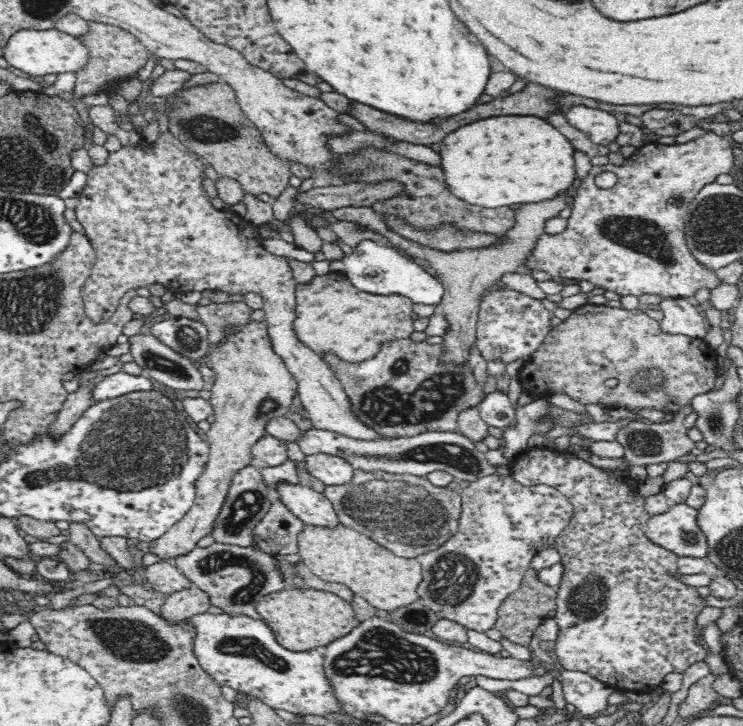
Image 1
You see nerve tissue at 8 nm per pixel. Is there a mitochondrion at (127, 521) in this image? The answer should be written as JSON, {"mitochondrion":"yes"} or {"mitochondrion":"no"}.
{"mitochondrion":"no"}

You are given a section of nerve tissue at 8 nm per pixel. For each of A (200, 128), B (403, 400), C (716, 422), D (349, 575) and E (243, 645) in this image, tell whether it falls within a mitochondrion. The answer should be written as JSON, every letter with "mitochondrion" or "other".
{"A":"mitochondrion","B":"mitochondrion","C":"mitochondrion","D":"other","E":"mitochondrion"}

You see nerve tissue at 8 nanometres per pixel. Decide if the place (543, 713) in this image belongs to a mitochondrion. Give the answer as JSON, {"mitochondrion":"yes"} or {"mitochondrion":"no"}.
{"mitochondrion":"no"}

